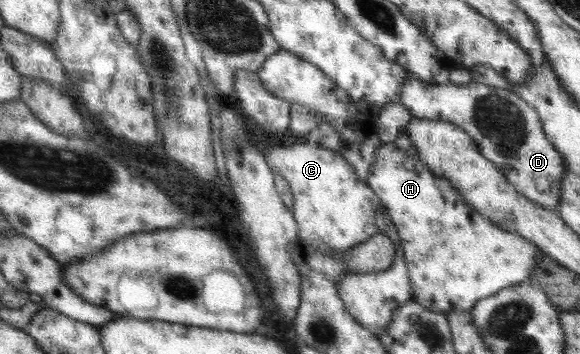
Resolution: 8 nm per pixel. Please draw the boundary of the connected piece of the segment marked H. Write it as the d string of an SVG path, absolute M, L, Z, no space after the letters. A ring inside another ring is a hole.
M395 143L380 144L374 160L374 194L381 200L400 237L408 267L408 278L414 301L432 312L448 314L468 310L481 299L497 294L502 288L527 281L542 261L541 248L518 233L508 232L488 217L478 213L450 182L434 177L428 166L411 151L398 149Z

